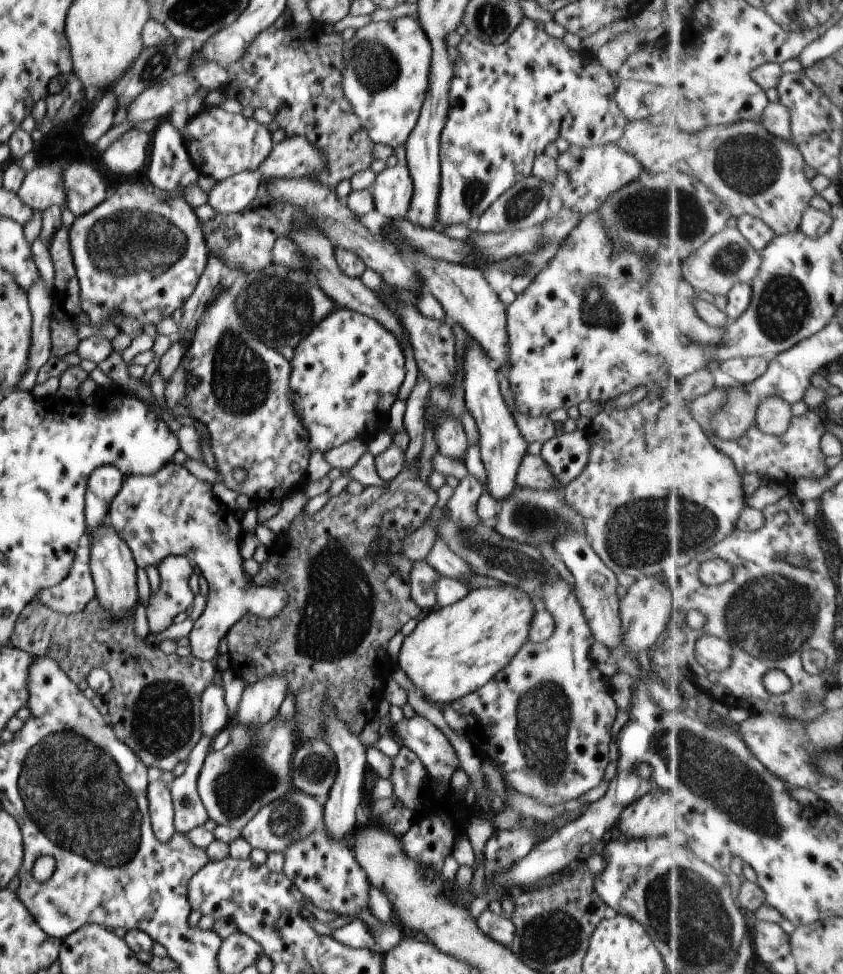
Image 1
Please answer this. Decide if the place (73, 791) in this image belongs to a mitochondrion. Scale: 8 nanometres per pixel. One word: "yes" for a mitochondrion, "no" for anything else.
yes

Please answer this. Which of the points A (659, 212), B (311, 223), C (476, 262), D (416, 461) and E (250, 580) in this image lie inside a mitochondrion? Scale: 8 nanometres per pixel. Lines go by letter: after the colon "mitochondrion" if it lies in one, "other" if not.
A: mitochondrion
B: other
C: other
D: other
E: other

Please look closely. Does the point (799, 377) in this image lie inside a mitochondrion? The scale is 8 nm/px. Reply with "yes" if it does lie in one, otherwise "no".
no

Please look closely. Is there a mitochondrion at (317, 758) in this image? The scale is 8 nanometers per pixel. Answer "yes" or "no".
yes

